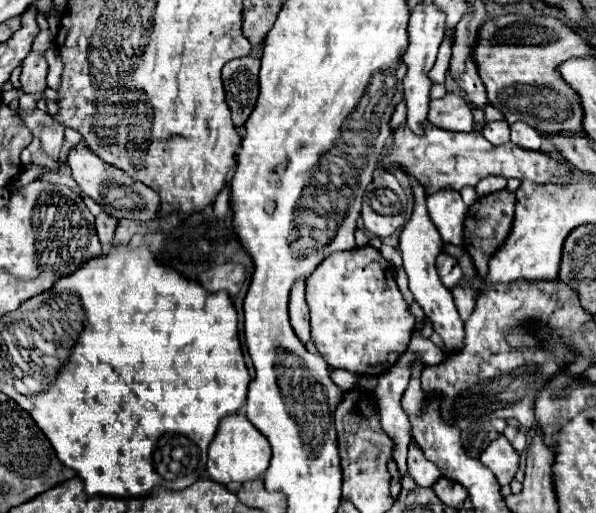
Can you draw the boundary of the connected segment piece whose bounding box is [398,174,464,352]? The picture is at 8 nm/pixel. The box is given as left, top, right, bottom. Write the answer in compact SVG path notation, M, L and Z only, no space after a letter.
M406 174L406 178L410 180L412 192L414 192L414 210L412 210L412 216L410 216L408 224L402 228L402 234L400 234L400 246L398 248L400 248L400 254L402 254L402 268L408 274L410 292L414 294L414 300L422 306L424 314L432 320L434 330L442 338L446 352L452 352L452 350L456 350L456 348L462 346L464 322L458 316L458 310L454 306L452 292L442 284L442 280L436 274L434 260L440 254L444 242L442 242L440 232L436 230L434 222L430 222L430 216L428 216L428 210L426 210L426 190L410 174Z

